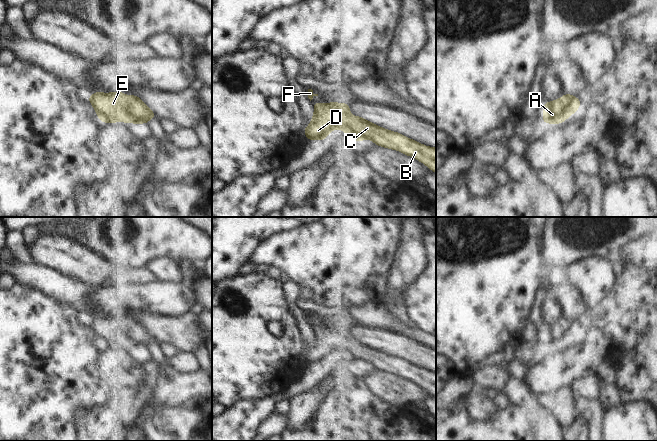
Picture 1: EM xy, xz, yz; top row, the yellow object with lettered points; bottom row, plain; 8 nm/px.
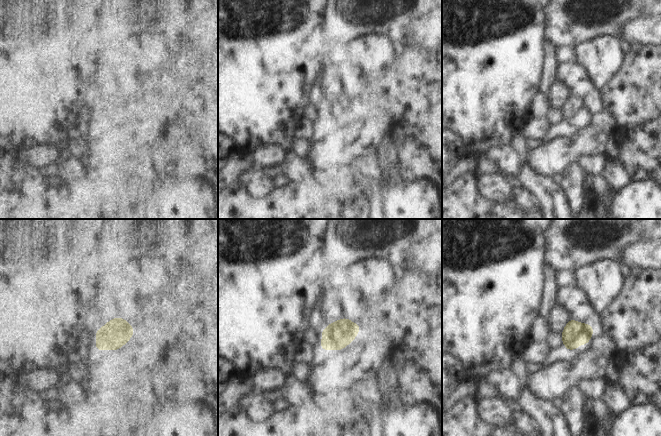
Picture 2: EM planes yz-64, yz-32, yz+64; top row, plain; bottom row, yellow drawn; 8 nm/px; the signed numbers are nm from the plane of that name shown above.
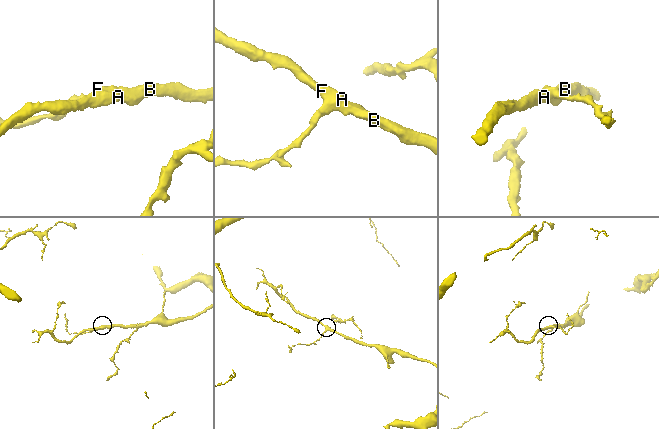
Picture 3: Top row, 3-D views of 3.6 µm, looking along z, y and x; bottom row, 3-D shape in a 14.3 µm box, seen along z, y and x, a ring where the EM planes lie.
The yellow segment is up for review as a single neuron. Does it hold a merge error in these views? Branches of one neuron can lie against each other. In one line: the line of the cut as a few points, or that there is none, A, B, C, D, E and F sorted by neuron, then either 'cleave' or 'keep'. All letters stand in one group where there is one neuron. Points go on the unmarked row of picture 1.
no cut; A B C D E F; keep

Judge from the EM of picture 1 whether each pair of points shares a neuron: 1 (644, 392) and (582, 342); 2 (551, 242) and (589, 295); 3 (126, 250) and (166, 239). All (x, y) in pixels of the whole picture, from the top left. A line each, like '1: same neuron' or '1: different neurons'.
1: different neurons
2: different neurons
3: same neuron

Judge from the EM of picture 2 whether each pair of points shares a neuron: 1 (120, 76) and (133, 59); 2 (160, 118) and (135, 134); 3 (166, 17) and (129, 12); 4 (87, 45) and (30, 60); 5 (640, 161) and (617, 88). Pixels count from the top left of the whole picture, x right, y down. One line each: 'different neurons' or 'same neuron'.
1: different neurons
2: same neuron
3: same neuron
4: same neuron
5: same neuron

